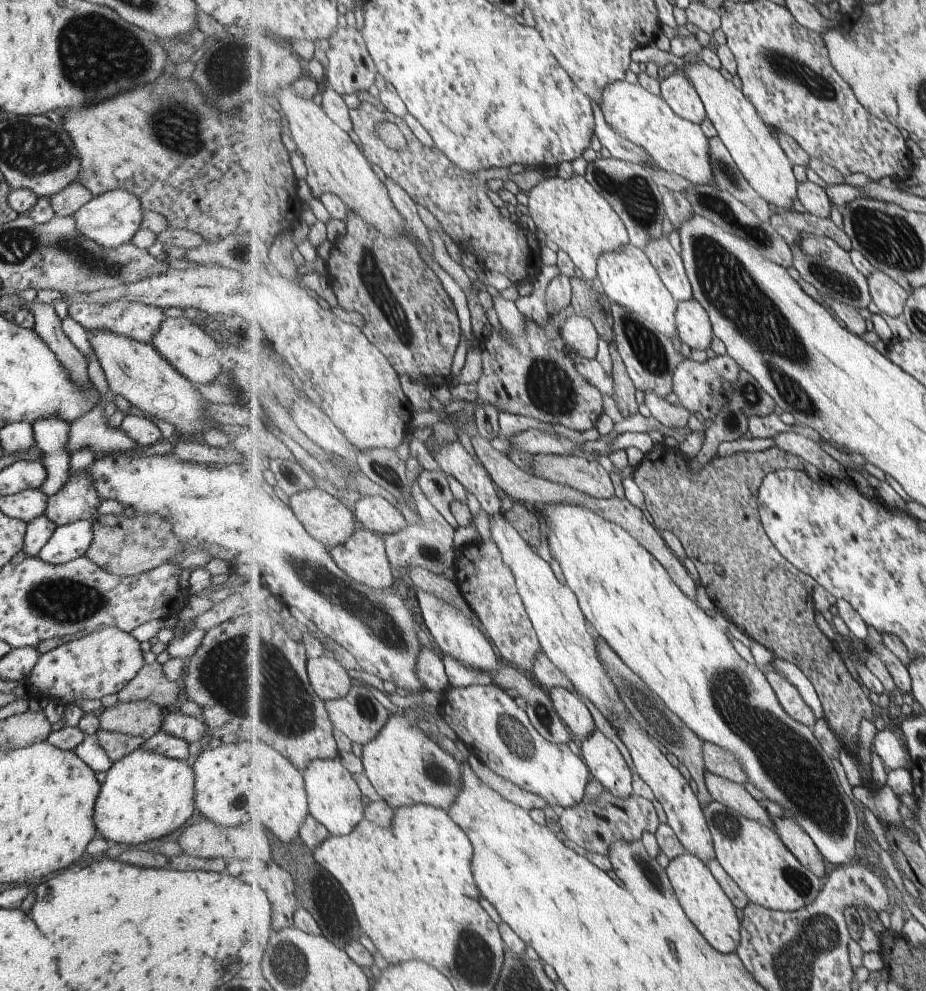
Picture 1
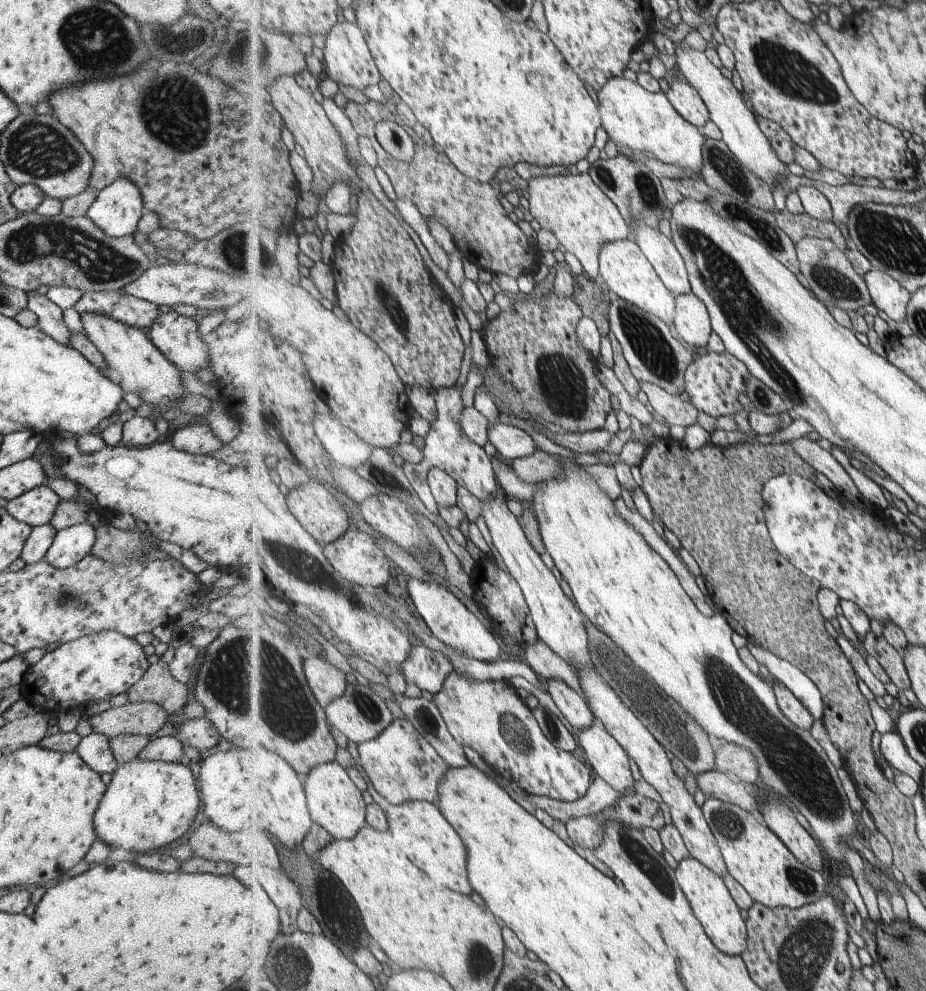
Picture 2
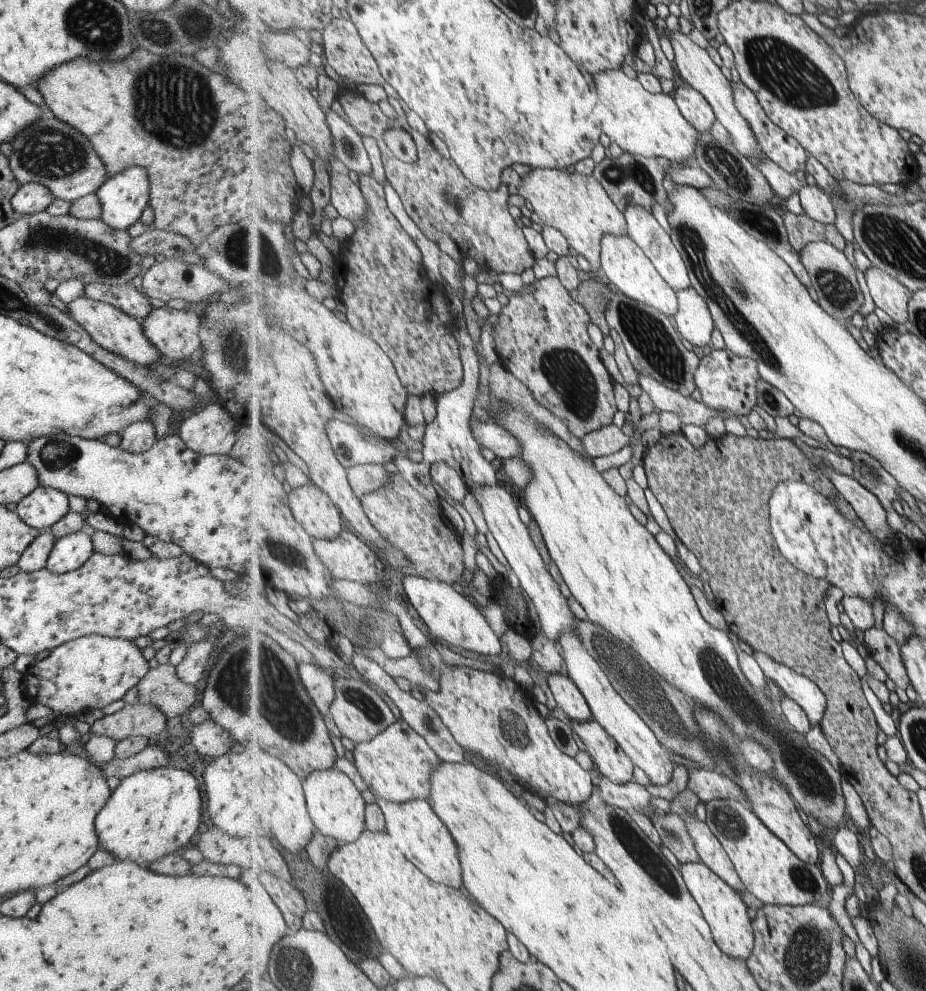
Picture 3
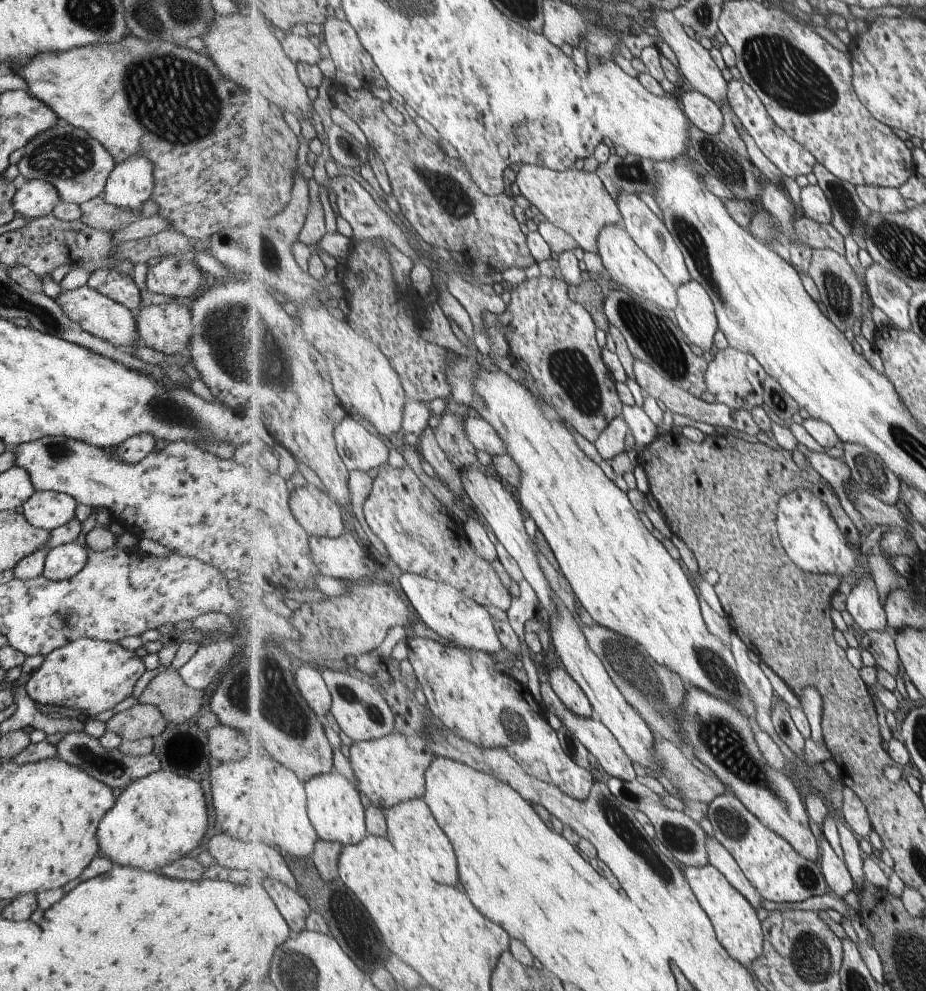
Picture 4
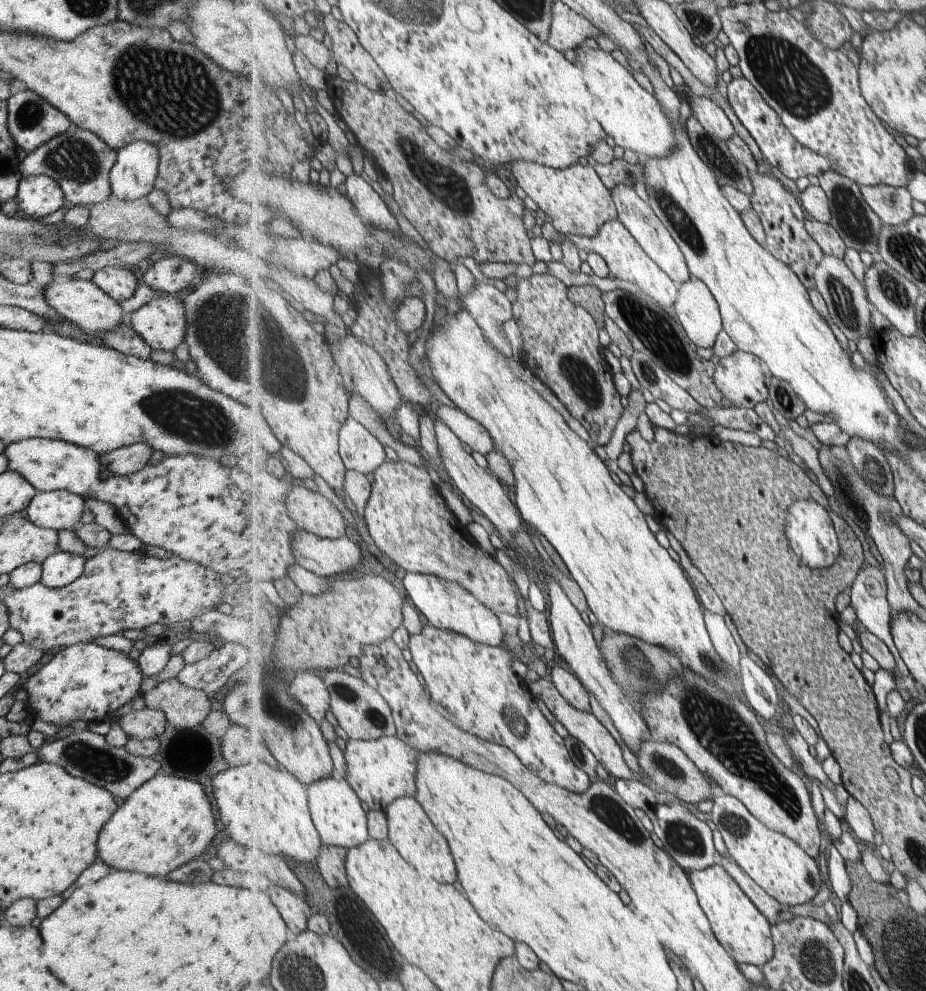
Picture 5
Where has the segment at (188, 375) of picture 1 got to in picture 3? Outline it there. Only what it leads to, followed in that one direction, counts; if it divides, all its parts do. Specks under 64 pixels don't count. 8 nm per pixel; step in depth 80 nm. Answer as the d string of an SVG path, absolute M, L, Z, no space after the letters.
M159 307L139 320L143 336L169 360L195 358L199 353L199 319L190 309Z

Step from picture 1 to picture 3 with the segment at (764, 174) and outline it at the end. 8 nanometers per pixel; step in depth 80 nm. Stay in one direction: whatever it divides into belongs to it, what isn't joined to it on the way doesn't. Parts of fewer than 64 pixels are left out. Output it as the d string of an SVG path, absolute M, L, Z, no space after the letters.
M673 31L670 33L674 51L676 52L676 66L680 76L695 90L705 95L705 98L711 103L717 115L717 122L721 123L732 136L732 146L739 149L749 160L758 164L767 157L760 147L759 139L756 137L755 131L748 123L748 120L740 112L739 107L736 106L736 98L732 87L732 82L725 78L725 74L721 72L721 68L706 49L701 48L699 44L695 44L689 37L680 31Z

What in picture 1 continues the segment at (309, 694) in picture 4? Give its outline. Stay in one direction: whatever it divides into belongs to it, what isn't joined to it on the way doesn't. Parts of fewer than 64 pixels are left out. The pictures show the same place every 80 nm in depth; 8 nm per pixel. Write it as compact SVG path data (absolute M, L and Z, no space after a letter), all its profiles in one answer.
M323 655L308 660L308 675L313 688L327 703L330 700L343 698L350 693L351 676L341 663Z

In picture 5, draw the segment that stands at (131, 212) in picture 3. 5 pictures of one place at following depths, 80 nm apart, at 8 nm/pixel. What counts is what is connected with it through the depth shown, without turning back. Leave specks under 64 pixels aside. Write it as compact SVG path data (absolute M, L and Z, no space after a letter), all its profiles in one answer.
M144 140L131 141L117 149L108 172L111 196L130 201L149 194L154 187L158 158L157 147Z

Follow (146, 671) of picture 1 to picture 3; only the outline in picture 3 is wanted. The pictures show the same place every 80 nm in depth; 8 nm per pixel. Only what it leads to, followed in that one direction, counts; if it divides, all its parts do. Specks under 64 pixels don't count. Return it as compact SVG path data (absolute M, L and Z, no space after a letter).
M169 663L149 668L136 685L136 702L155 705L167 719L184 715L199 698L199 687L181 682Z

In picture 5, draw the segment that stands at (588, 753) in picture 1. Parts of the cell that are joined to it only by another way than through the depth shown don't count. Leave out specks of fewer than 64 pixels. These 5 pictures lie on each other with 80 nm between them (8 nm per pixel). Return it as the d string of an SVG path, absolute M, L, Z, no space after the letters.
M539 678L529 683L531 692L535 697L539 697L547 706L548 710L555 716L566 730L569 736L578 738L583 744L589 747L589 750L595 754L600 760L600 764L607 770L609 774L616 776L619 779L633 778L633 771L627 766L623 750L619 746L619 742L613 738L613 734L597 720L597 716L593 712L585 712L575 708L562 694L551 678Z

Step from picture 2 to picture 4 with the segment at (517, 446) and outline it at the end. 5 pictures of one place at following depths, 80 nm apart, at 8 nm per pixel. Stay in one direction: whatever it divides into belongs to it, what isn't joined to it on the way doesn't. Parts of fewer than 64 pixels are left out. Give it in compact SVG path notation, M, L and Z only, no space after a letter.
M468 416L462 420L462 429L477 450L482 450L492 457L507 453L501 435L483 417Z

